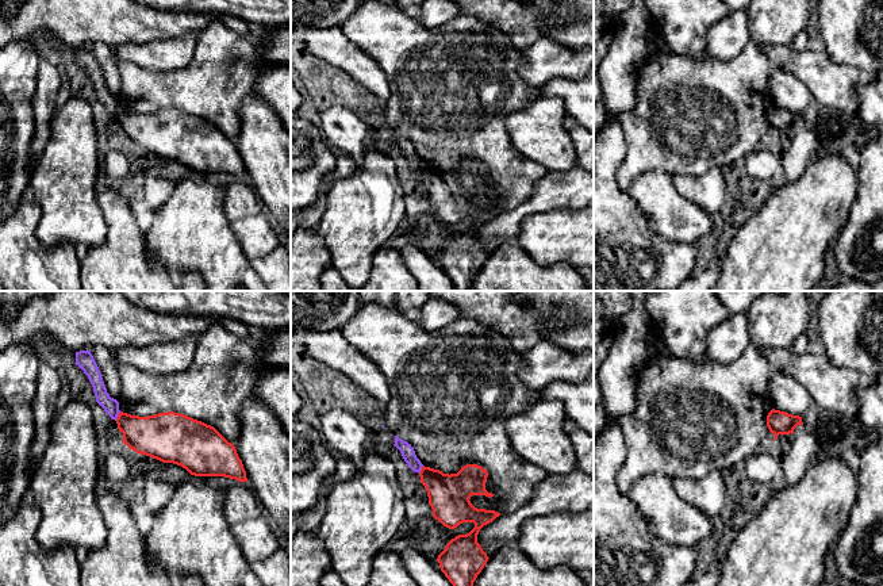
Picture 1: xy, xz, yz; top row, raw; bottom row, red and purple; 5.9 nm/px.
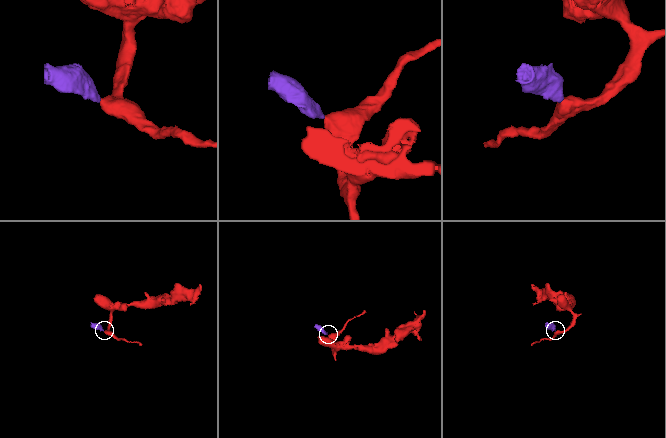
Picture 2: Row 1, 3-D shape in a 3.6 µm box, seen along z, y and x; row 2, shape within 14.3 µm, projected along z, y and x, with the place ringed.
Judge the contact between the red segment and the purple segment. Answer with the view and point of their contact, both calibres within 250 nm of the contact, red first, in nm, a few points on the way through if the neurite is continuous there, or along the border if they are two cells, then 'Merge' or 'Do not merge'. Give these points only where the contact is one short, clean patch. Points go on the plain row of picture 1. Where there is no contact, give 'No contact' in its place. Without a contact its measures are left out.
Touches red at xy (118, 113). Thickness 240 nm (red) against 100 nm. Boundary: xy (121, 108), (115, 117). Do not merge

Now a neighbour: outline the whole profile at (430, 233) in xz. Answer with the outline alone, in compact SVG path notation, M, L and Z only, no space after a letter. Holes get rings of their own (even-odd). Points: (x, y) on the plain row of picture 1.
M434 214L423 217L411 225L415 244L427 254L437 257L446 241L458 231L467 231L475 225L473 219L462 219L454 226L444 223Z

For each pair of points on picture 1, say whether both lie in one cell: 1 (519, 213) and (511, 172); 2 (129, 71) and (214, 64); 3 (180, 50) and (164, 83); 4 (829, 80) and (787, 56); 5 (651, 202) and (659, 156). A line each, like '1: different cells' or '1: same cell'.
1: different cells
2: same cell
3: different cells
4: same cell
5: different cells

